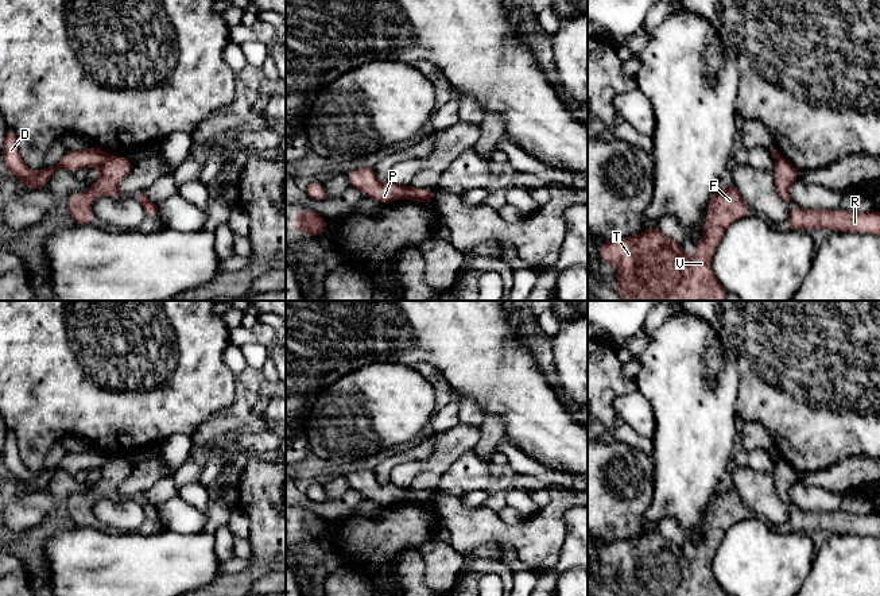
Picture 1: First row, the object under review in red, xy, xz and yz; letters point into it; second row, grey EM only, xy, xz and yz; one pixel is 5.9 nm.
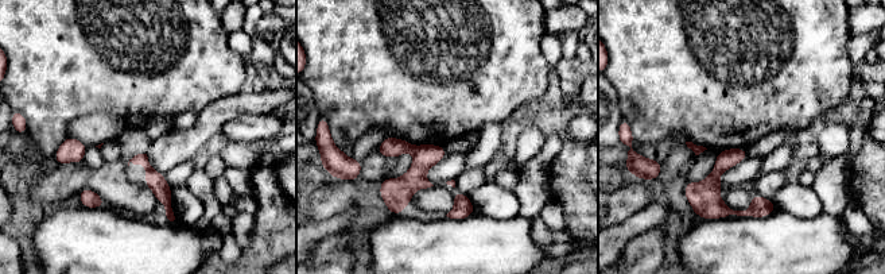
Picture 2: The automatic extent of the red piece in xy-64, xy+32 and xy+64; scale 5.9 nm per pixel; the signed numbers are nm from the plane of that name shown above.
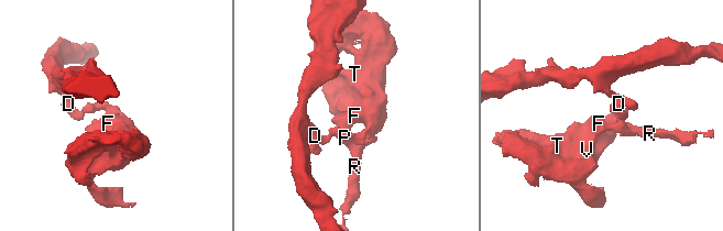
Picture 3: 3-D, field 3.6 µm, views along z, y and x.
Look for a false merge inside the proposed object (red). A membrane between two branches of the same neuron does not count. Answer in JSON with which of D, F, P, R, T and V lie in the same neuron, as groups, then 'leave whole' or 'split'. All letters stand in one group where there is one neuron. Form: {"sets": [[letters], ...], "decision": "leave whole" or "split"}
{"sets": [["D", "P"], ["F", "R", "T", "V"]], "decision": "split"}

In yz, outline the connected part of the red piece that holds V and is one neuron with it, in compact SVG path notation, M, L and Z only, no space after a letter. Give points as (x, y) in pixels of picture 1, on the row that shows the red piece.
M733 185L720 186L693 258L655 224L636 236L601 244L598 254L617 271L615 287L621 301L726 301L728 293L713 271L713 256L729 225L749 214Z

